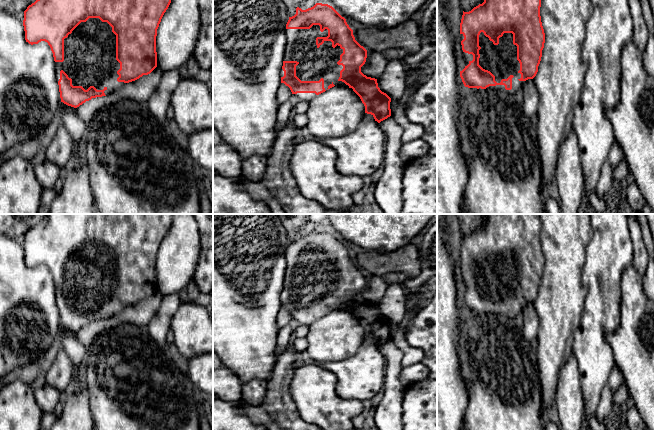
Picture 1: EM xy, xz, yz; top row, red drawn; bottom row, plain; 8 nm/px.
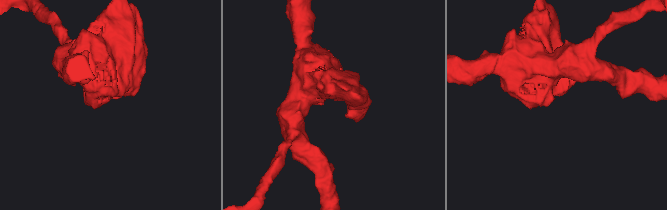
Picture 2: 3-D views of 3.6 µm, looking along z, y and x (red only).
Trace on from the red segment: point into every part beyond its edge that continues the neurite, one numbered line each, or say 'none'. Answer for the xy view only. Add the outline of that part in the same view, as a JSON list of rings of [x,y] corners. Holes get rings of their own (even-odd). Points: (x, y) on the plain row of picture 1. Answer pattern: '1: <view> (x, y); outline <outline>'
1: xy (90, 274); outline [[[89,242],[81,246],[67,262],[64,263],[64,285],[55,286],[57,305],[60,303],[60,295],[63,294],[72,303],[73,310],[82,310],[87,314],[94,310],[97,314],[107,312],[104,317],[115,317],[126,307],[118,306],[120,287],[116,284],[116,259],[107,246],[99,242]]]

